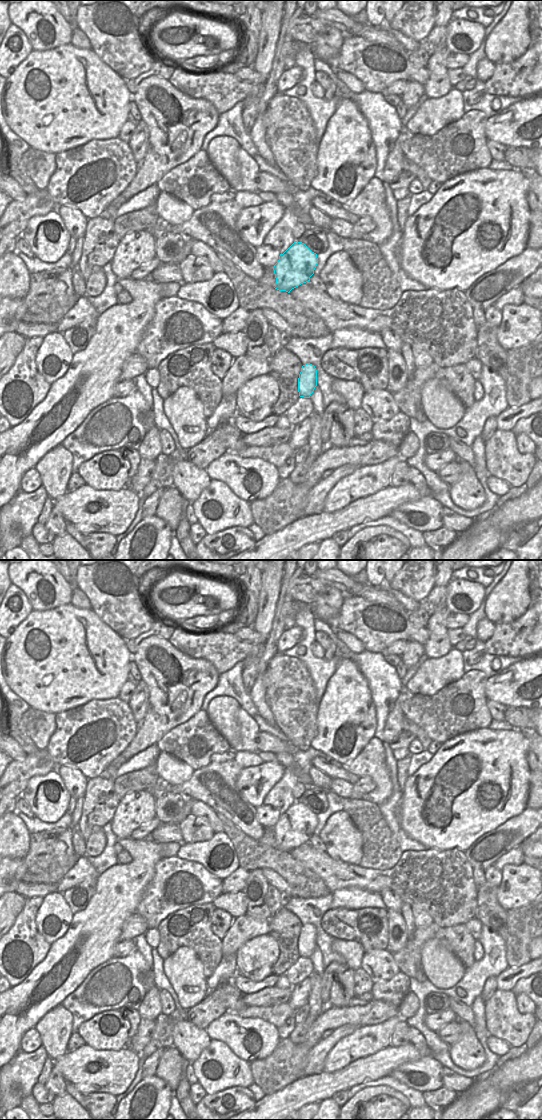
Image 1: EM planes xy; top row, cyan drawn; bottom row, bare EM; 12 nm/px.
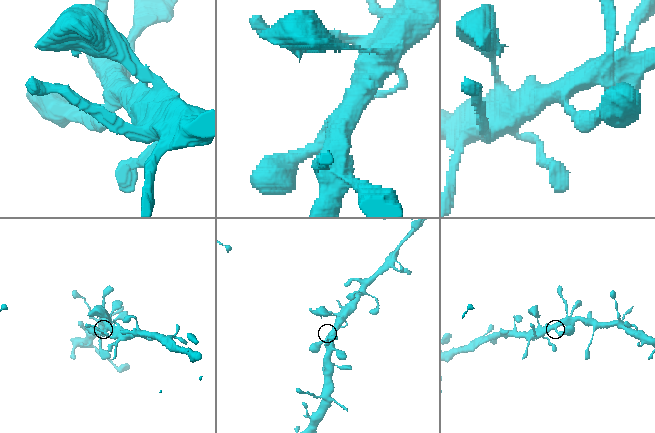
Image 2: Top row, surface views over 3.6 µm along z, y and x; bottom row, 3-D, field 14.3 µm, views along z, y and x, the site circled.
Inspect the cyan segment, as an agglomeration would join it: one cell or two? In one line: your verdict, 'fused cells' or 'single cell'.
single cell

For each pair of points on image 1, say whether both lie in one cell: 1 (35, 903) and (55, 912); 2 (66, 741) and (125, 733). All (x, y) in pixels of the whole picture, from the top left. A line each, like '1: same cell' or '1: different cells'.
1: different cells
2: same cell

